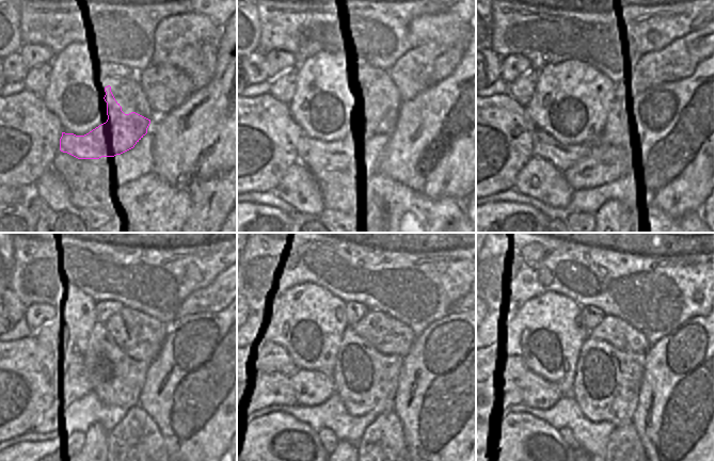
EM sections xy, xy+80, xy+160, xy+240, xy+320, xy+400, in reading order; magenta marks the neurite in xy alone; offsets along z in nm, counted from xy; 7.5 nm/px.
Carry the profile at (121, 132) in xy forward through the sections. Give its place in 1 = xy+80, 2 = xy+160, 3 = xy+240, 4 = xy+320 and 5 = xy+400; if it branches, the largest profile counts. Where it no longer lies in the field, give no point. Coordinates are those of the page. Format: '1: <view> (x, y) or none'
1: xy+80 (315, 154)
2: xy+160 (562, 156)
3: xy+240 (66, 385)
4: xy+320 (311, 387)
5: xy+400 (530, 390)

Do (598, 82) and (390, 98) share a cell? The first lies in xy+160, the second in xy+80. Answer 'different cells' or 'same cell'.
same cell

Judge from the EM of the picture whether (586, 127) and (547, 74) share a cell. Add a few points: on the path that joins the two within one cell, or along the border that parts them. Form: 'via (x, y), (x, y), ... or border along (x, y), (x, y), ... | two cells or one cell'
via (576, 114), (572, 108), (571, 97), (560, 86) | one cell

